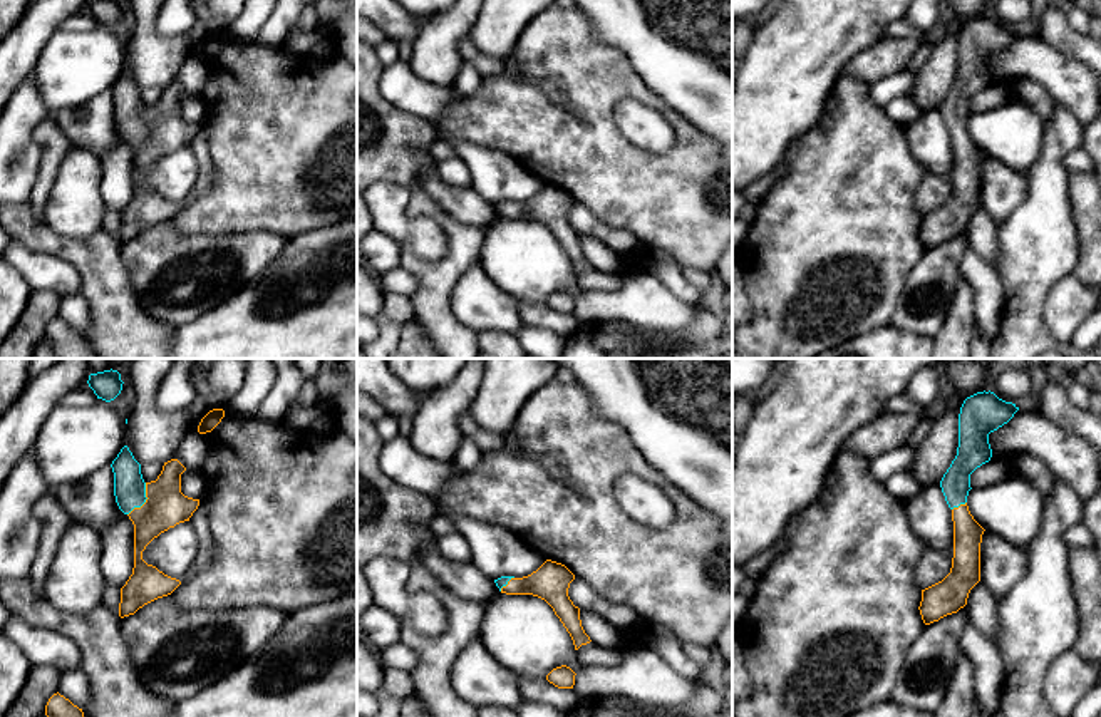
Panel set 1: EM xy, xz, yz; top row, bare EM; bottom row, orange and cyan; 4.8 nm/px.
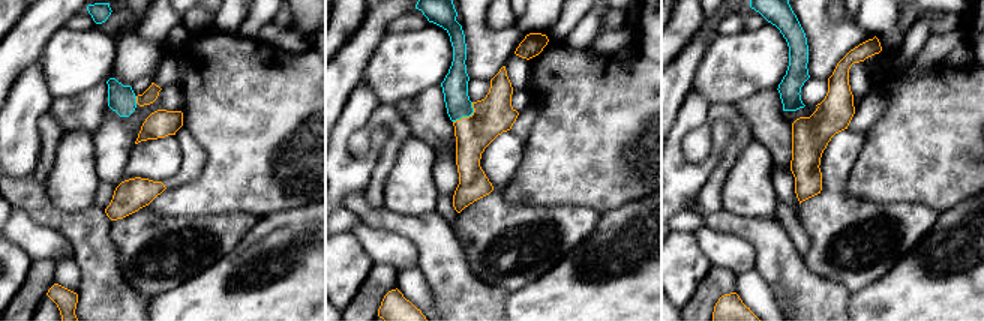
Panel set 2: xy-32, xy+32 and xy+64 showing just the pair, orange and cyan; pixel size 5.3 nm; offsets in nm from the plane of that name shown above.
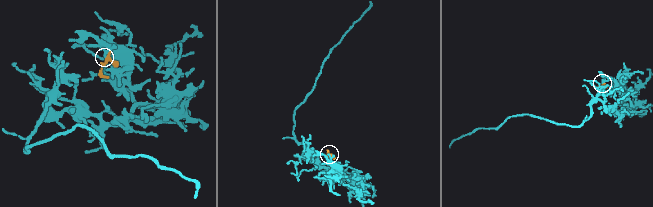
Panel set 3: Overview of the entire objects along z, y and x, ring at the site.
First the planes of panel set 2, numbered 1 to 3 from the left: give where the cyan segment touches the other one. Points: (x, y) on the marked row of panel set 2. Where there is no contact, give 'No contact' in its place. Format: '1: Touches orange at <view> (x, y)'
1: Touches orange at xy-32 (137, 99)
2: Touches orange at xy+32 (467, 117)
3: No contact

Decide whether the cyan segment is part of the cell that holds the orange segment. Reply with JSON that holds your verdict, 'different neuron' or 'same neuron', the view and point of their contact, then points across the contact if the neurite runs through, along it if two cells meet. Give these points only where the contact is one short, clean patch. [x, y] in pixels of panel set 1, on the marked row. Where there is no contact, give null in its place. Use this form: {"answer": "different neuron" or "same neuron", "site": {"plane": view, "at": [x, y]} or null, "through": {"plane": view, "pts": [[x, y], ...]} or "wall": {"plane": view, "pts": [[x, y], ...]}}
{"answer": "same neuron", "site": {"plane": "xy", "at": [146, 501]}, "through": {"plane": "xy", "pts": [[166, 506], [146, 501], [129, 488]]}}

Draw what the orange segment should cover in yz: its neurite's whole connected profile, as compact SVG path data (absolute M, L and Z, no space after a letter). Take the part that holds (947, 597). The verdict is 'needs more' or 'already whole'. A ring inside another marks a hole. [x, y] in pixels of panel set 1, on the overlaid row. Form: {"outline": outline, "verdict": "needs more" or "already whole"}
{"outline": "M994 392L967 397L959 414L957 456L940 481L954 521L954 558L950 573L922 590L920 615L925 625L957 613L967 605L970 590L980 581L980 543L984 528L967 506L970 474L989 462L989 434L1007 424L1019 407Z", "verdict": "needs more"}

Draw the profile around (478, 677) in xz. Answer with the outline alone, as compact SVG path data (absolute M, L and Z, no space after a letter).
M471 642L451 672L454 692L474 707L514 709L523 702L519 677L501 665L481 642Z

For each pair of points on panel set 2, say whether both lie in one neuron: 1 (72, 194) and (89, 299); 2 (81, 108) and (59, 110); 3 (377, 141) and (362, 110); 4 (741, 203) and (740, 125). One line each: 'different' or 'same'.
1: different
2: same
3: same
4: different

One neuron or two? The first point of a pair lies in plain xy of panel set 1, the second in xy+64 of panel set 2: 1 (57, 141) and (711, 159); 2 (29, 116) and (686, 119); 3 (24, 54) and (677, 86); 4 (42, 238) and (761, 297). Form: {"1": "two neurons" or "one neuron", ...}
{"1": "two neurons", "2": "one neuron", "3": "one neuron", "4": "two neurons"}

